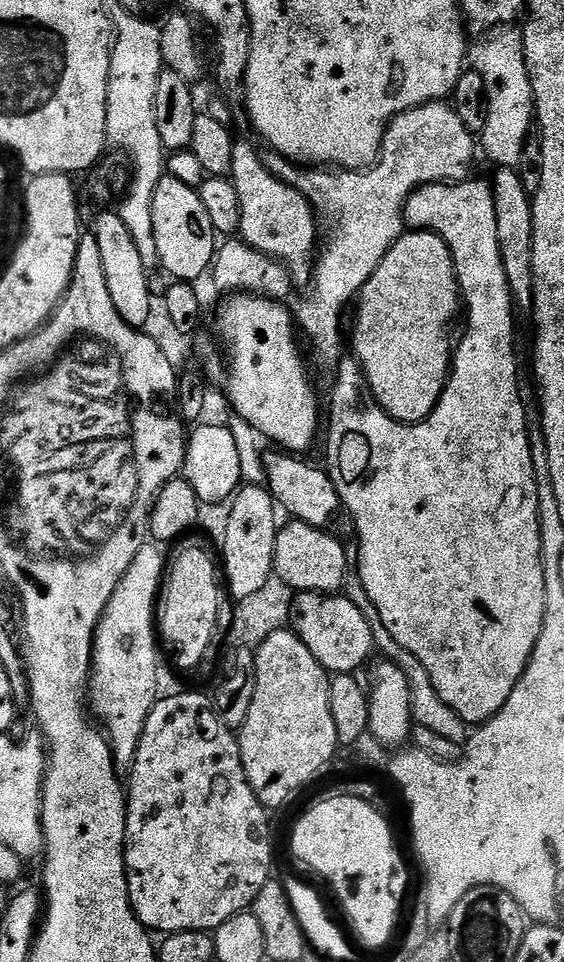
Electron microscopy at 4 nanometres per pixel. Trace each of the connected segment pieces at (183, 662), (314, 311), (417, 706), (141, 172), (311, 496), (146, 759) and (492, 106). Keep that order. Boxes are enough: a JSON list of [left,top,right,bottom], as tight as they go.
[[156,538,222,673],[259,102,478,370],[342,574,470,746],[106,2,166,269],[264,450,342,530],[124,690,273,934],[470,26,535,168]]

